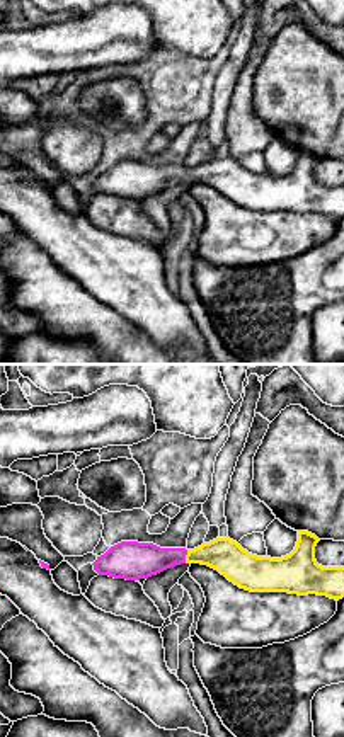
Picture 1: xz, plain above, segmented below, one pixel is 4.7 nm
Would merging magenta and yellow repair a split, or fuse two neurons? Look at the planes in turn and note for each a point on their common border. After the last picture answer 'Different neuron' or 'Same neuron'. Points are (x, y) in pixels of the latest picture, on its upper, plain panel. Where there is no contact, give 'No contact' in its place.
Touches magenta at (186, 172)

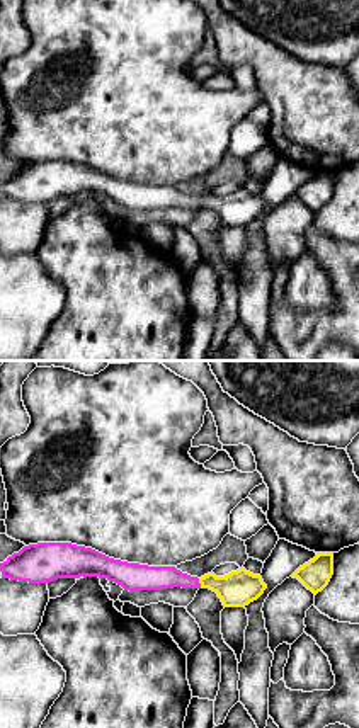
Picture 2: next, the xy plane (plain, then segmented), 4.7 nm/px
Touches magenta at (199, 203)

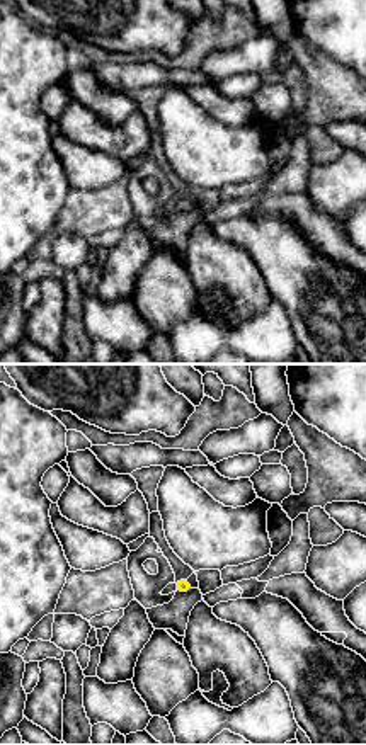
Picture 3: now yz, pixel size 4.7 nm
No contact

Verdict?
Same neuron

